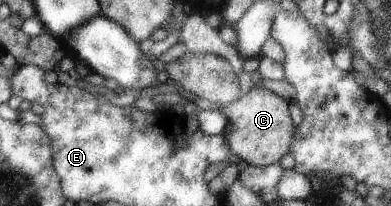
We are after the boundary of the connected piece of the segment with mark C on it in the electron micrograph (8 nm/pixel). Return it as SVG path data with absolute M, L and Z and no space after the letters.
M255 85L247 94L221 110L227 120L222 134L234 158L252 166L265 167L279 162L290 151L295 129L289 117L289 103L283 97Z

